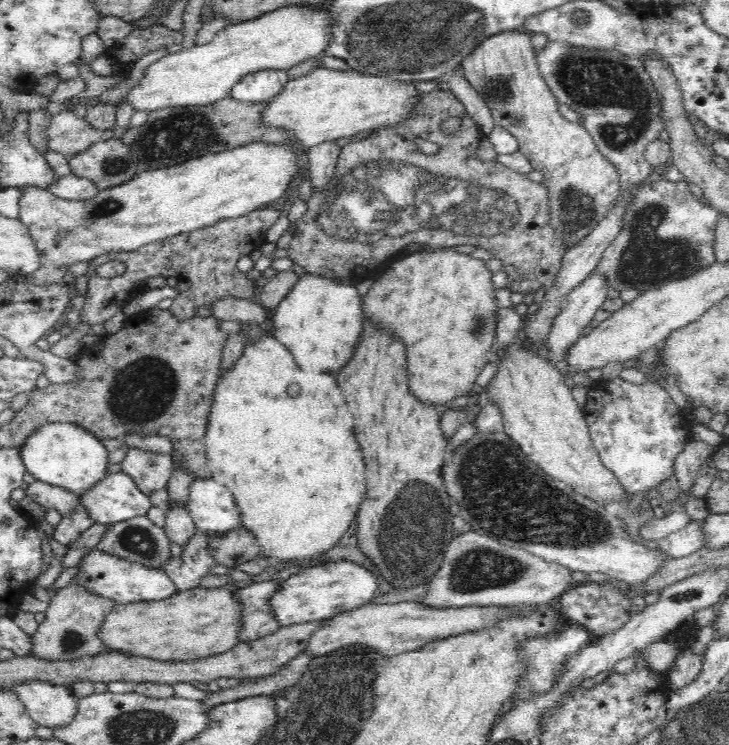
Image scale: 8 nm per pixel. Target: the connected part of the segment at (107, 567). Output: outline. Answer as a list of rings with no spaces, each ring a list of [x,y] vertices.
[[[97,547],[83,557],[77,566],[80,574],[72,580],[70,585],[74,584],[94,595],[110,599],[115,605],[166,600],[181,591],[176,589],[174,582],[160,569],[129,562],[126,558],[118,558]]]

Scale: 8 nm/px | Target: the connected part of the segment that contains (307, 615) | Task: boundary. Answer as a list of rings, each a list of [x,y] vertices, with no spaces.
[[[348,560],[326,562],[280,582],[279,590],[271,597],[271,608],[281,626],[318,622],[370,603],[380,586],[380,580],[364,565]]]

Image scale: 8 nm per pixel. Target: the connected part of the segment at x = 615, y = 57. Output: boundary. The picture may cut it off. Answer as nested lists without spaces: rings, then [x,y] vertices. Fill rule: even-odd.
[[[552,41],[537,54],[537,61],[556,101],[580,115],[579,124],[593,138],[598,152],[618,171],[621,189],[635,191],[647,182],[653,166],[646,161],[646,146],[665,136],[666,121],[662,119],[658,89],[654,89],[643,62],[617,50],[586,49]]]

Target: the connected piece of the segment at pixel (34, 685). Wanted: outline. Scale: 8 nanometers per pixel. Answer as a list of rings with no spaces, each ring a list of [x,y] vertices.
[[[27,681],[3,690],[14,692],[22,700],[25,713],[39,726],[53,729],[66,726],[78,711],[79,699],[68,685]]]

